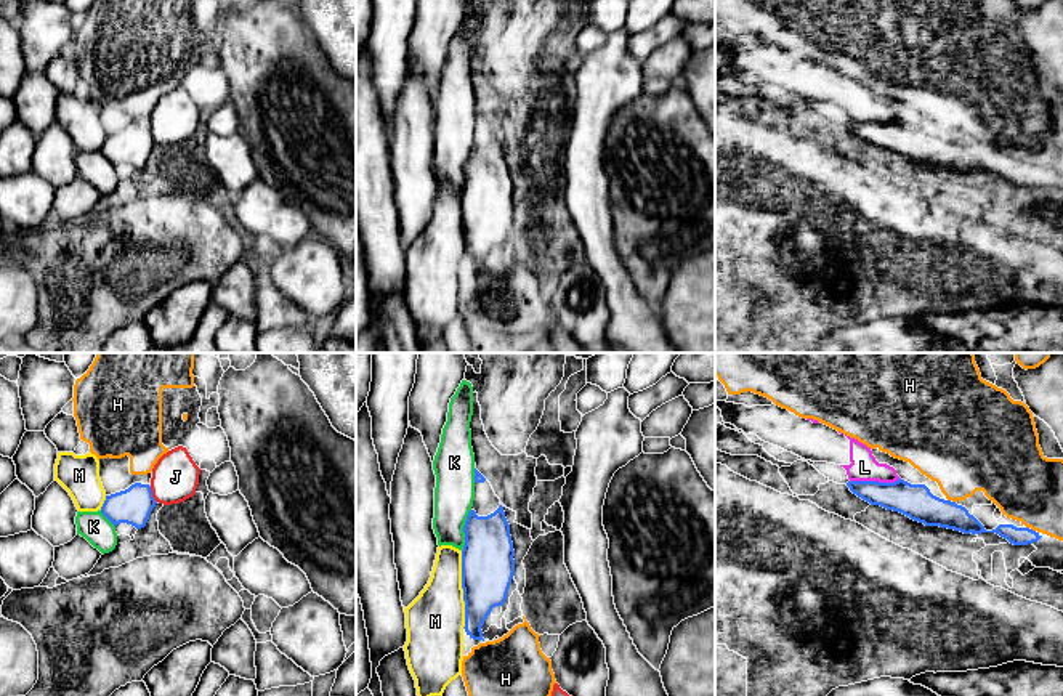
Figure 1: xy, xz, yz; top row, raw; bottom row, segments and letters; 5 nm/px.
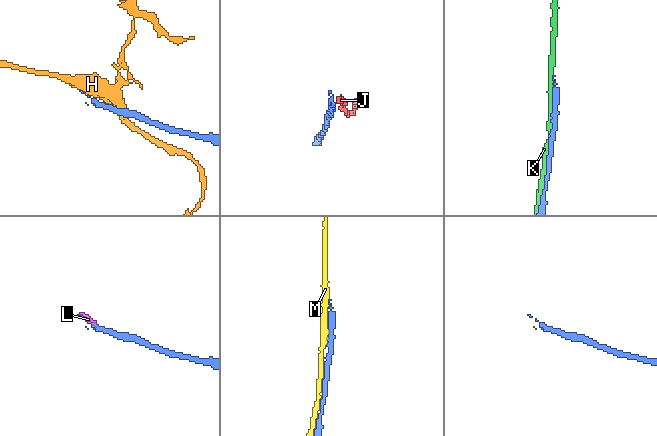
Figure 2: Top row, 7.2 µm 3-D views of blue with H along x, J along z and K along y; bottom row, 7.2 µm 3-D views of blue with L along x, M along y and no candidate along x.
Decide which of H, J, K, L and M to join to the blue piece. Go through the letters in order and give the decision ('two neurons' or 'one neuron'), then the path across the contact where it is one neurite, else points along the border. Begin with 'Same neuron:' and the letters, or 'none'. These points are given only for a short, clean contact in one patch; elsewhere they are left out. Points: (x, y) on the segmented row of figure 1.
Same neuron: none
H: two neurons
J: two neurons
K: two neurons
L: two neurons; border along yz (900, 478), (893, 481), (850, 481)
M: two neurons

